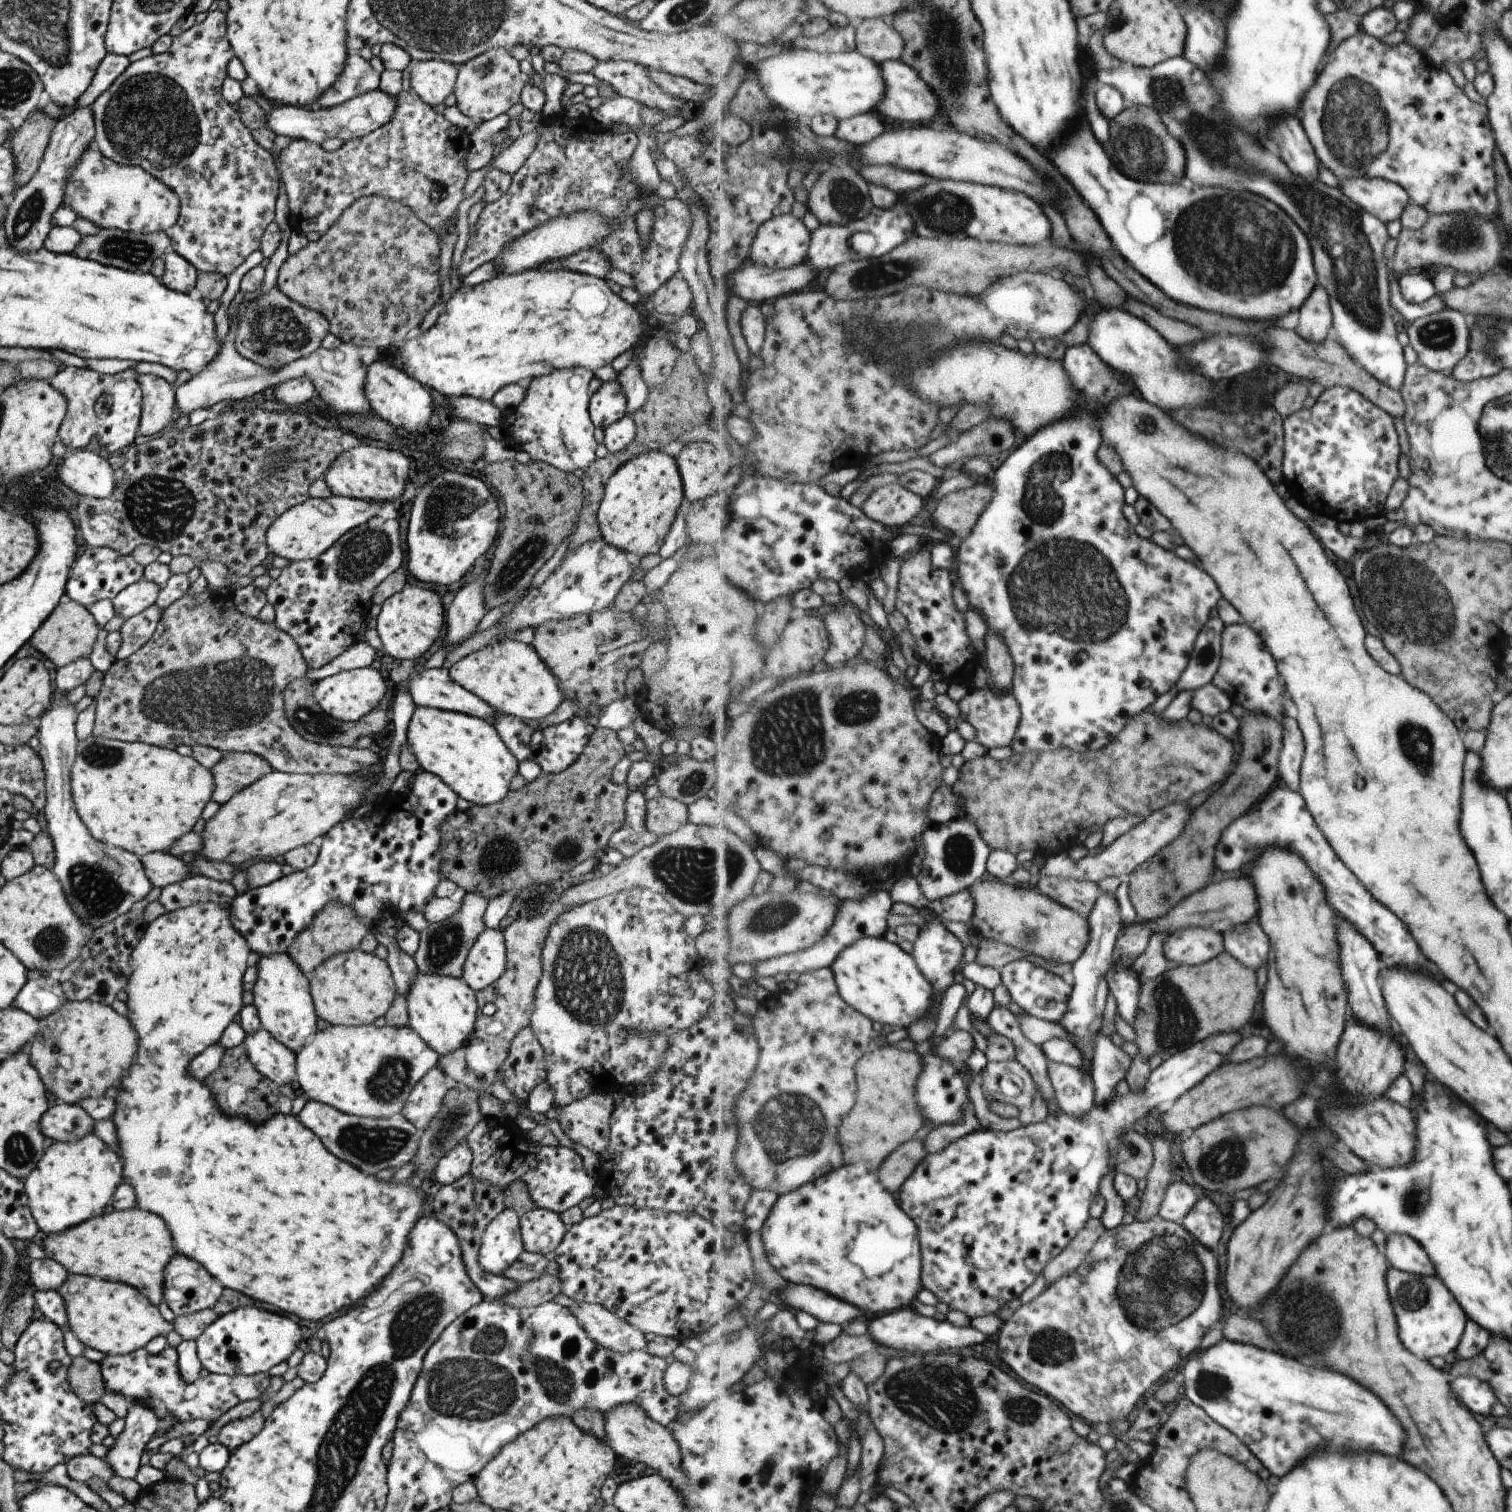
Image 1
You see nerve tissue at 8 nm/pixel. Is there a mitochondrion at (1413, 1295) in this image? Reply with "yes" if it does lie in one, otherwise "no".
yes

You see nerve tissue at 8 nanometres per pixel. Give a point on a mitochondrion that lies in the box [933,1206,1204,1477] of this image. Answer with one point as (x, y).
(1051, 1345)

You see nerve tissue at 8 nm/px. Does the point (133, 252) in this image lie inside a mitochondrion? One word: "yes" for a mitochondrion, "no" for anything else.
yes

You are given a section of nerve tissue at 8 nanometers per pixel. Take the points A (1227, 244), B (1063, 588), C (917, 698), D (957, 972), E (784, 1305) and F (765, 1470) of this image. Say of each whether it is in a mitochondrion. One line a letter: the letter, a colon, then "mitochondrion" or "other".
A: mitochondrion
B: mitochondrion
C: other
D: other
E: other
F: mitochondrion

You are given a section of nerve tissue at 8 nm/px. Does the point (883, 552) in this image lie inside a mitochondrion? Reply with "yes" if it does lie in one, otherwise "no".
no

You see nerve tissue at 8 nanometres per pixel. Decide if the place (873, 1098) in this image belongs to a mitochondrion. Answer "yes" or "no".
no

